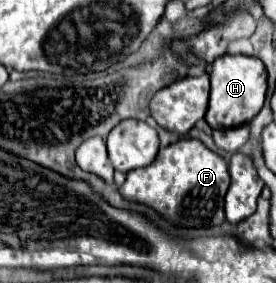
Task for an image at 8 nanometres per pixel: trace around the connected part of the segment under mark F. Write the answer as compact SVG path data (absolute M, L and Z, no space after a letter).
M182 138L160 148L154 164L136 168L126 174L126 182L118 188L130 200L156 210L164 220L180 228L210 228L224 222L224 196L230 186L228 164L224 158L208 150L200 140Z

